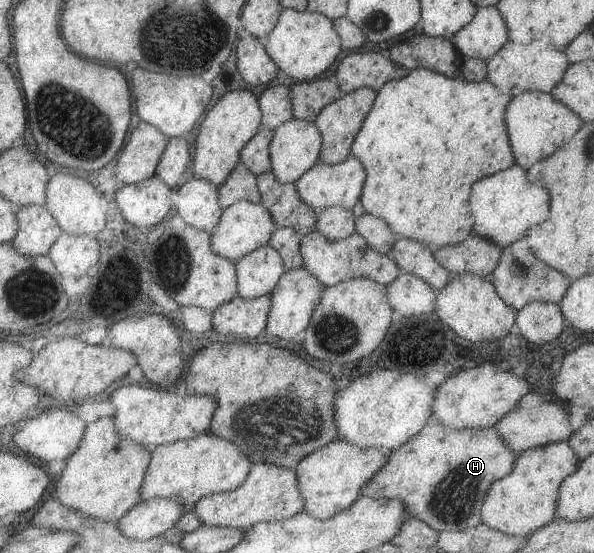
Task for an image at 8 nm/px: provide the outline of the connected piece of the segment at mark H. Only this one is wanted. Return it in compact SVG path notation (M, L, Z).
M431 418L403 445L387 453L385 463L369 482L362 485L359 495L375 499L400 499L406 515L415 516L436 532L464 531L480 523L480 507L485 492L493 481L511 471L514 461L514 453L502 442L493 427L452 430Z

